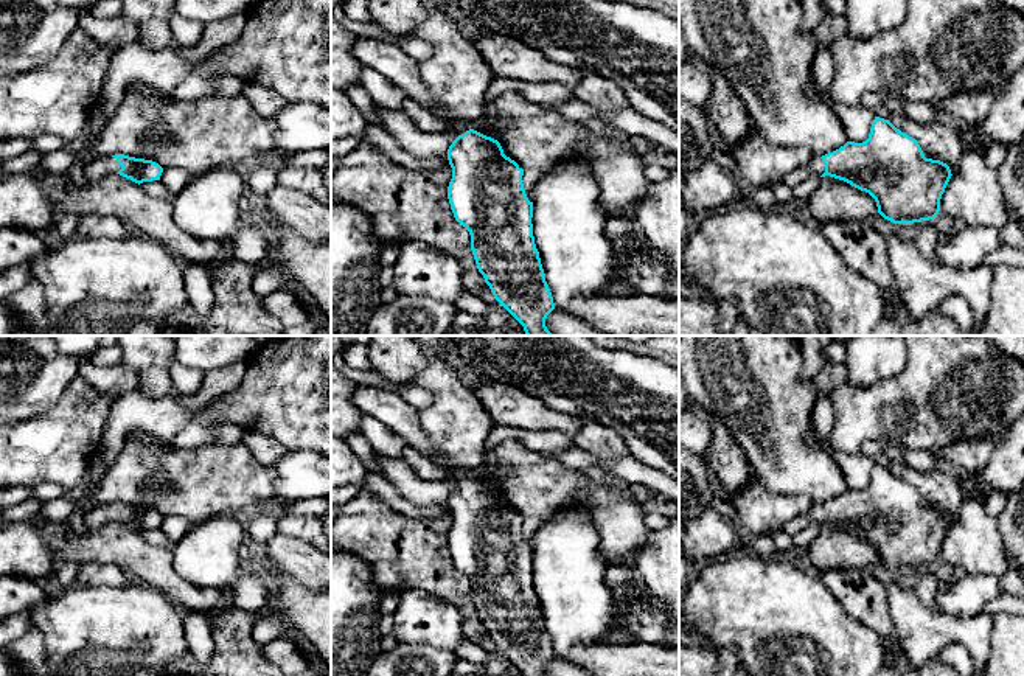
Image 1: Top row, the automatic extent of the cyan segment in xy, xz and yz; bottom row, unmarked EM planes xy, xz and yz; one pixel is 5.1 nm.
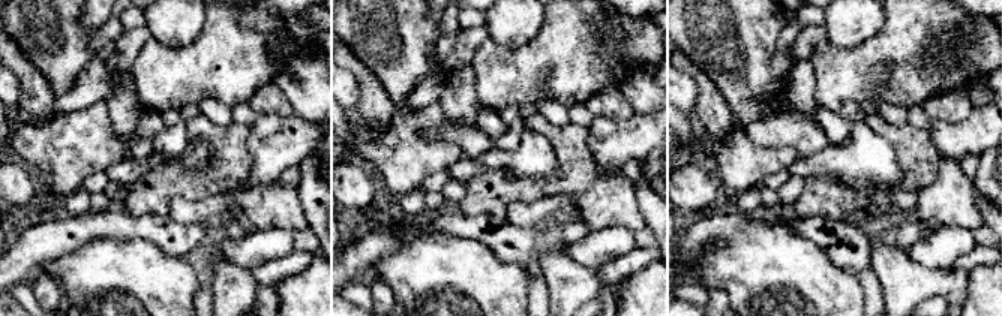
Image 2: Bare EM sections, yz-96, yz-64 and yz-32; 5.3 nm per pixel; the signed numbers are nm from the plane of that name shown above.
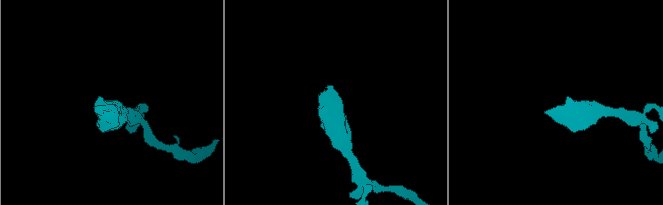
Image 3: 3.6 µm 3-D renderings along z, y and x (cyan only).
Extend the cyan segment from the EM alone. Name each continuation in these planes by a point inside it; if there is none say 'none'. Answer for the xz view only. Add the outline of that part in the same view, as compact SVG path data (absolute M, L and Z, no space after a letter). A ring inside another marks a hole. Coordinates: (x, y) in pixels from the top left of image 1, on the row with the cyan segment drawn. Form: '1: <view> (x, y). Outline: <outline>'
1: xz (454, 126). Outline: M443 118L443 121L446 124L444 132L452 135L454 140L474 126L472 120Z

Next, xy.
1: xy (100, 168). Outline: M101 157L84 166L85 179L104 179L121 169L115 157Z

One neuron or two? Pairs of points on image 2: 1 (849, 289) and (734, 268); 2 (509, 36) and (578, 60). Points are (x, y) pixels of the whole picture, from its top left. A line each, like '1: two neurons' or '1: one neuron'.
1: one neuron
2: two neurons

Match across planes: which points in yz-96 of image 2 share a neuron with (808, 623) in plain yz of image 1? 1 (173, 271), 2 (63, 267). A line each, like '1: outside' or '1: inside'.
1: inside
2: inside

